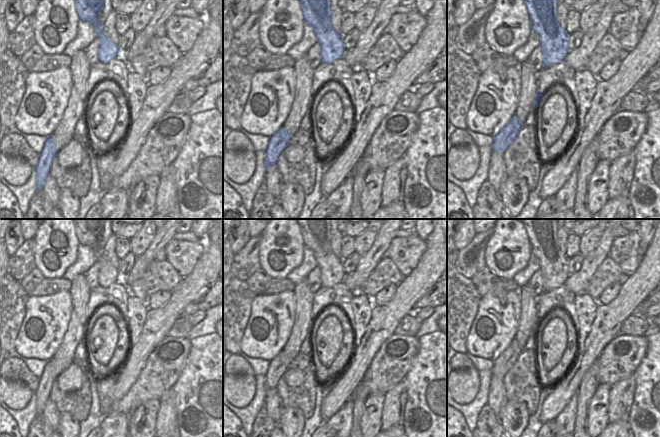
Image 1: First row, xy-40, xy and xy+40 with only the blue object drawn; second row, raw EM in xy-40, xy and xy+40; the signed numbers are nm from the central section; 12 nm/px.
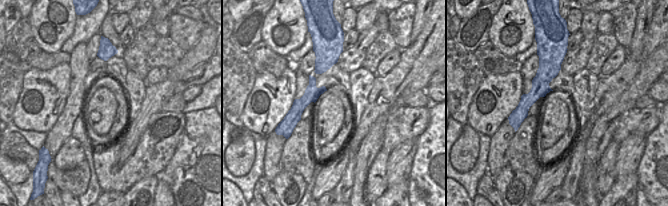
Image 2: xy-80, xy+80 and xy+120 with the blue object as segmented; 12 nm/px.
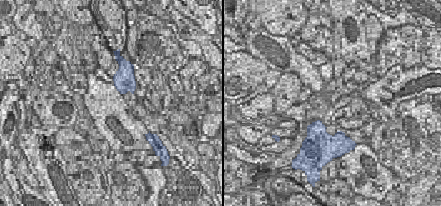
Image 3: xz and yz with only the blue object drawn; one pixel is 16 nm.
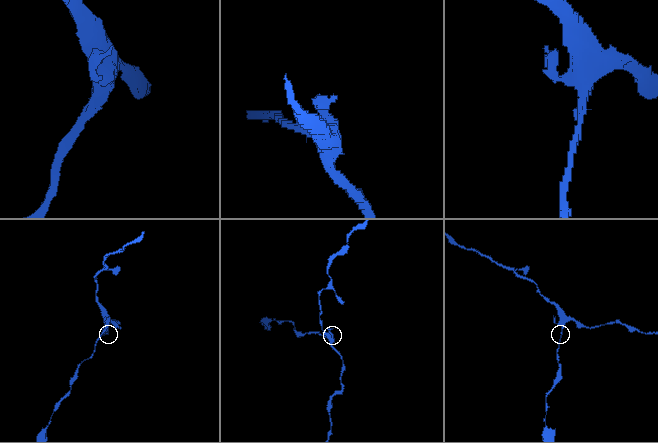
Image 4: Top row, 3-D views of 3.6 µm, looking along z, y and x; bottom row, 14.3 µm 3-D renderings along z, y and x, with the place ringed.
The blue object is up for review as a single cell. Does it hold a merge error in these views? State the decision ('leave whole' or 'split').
split

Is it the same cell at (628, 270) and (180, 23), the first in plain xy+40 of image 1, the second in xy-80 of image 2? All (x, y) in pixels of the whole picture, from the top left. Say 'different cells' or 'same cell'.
same cell

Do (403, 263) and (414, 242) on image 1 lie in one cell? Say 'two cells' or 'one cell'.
one cell

